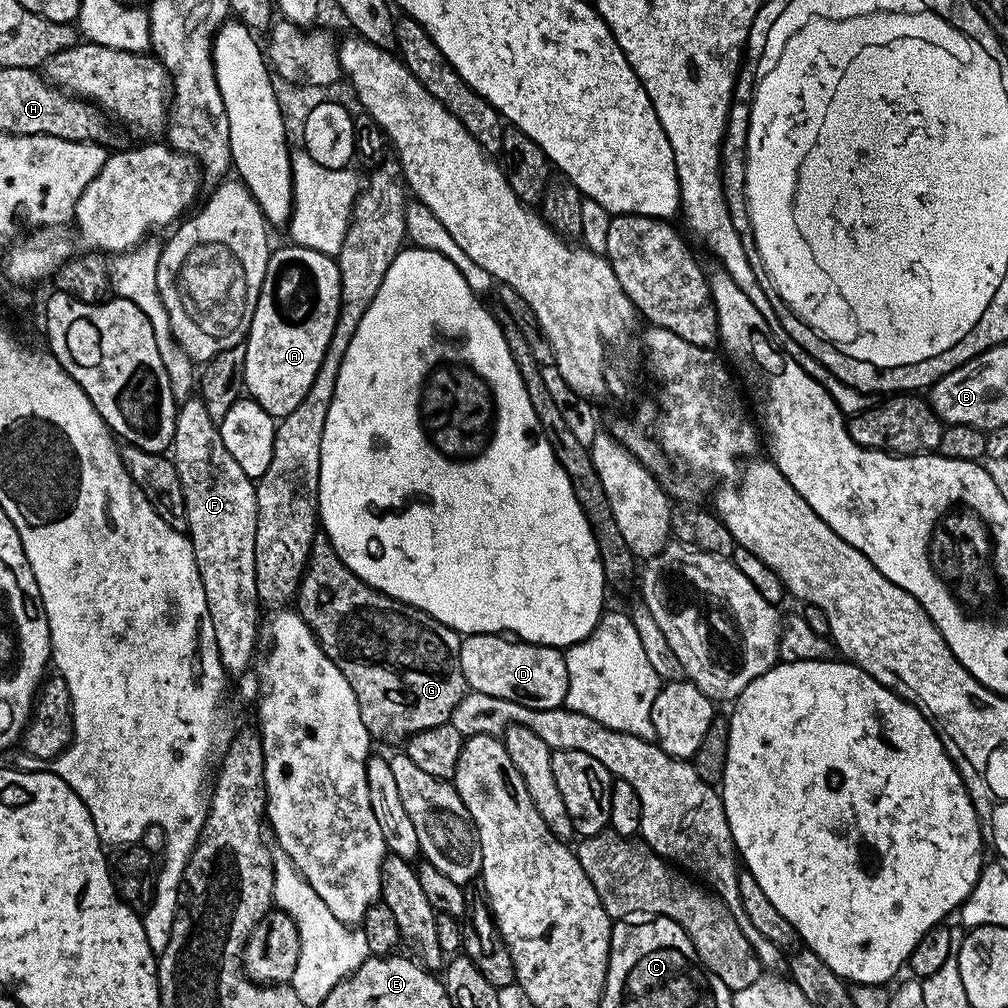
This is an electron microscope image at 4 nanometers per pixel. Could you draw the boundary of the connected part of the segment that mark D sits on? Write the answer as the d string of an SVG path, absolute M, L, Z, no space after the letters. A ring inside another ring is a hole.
M478 632L460 641L460 665L469 689L506 698L534 710L559 708L566 698L568 671L564 652L548 644L529 644L504 634Z

